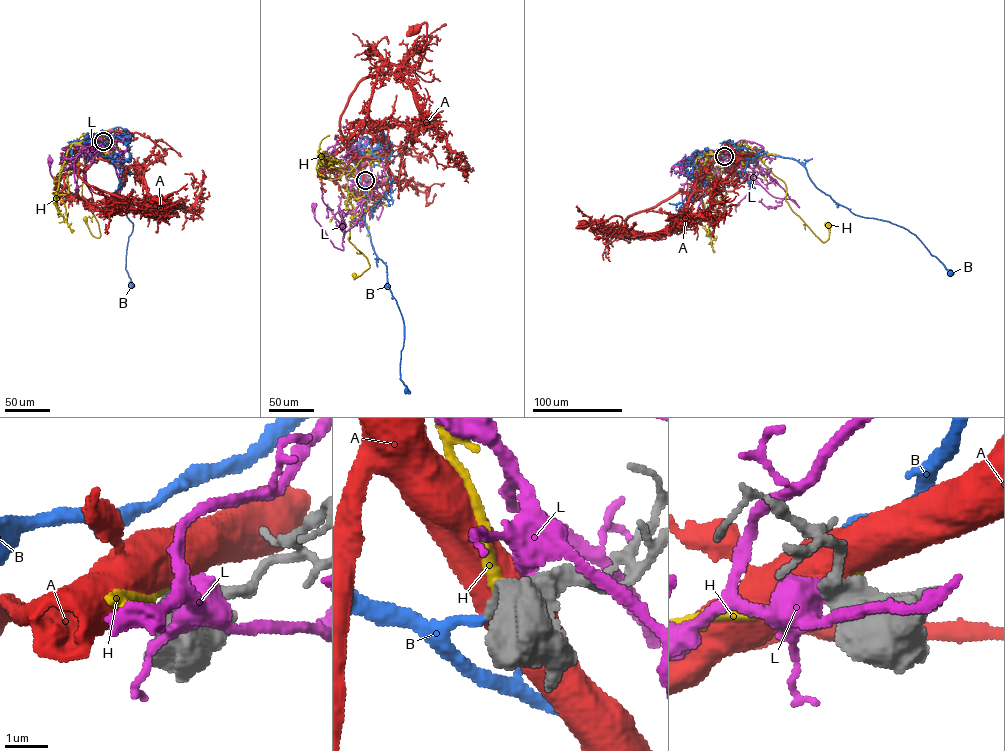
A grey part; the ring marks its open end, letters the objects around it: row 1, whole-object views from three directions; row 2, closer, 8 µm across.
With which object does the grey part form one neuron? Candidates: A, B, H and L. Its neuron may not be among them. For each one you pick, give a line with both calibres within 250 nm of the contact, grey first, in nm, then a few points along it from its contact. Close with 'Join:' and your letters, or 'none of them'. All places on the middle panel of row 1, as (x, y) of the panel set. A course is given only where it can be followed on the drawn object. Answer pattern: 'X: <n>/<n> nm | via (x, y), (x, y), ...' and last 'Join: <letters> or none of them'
B: 240/180 nm | via (365, 180), (361, 183), (365, 224), (374, 252), (386, 265), (403, 320), (400, 379), (406, 390)
Join: B

